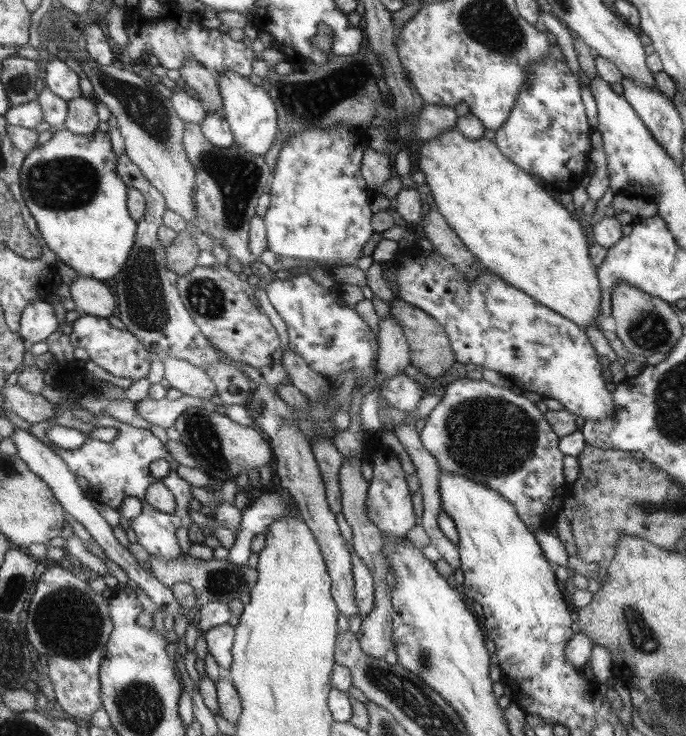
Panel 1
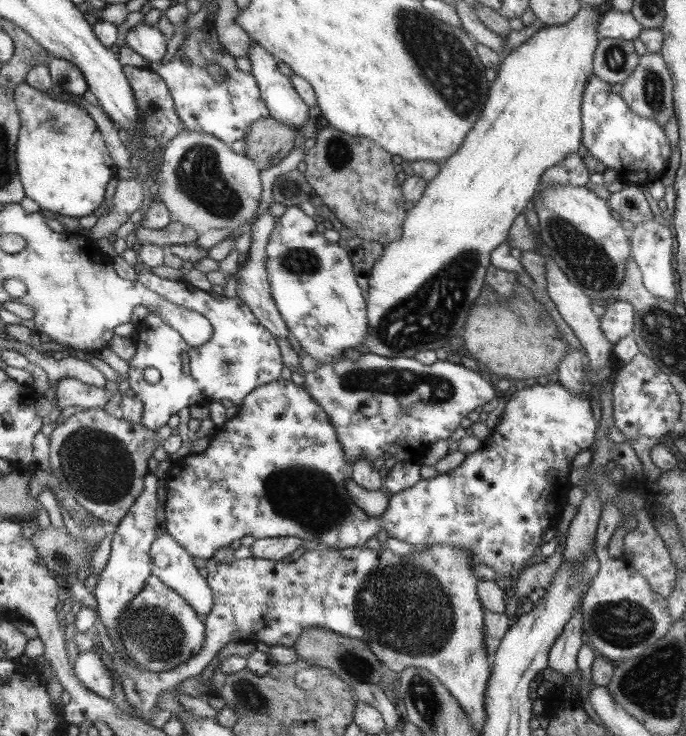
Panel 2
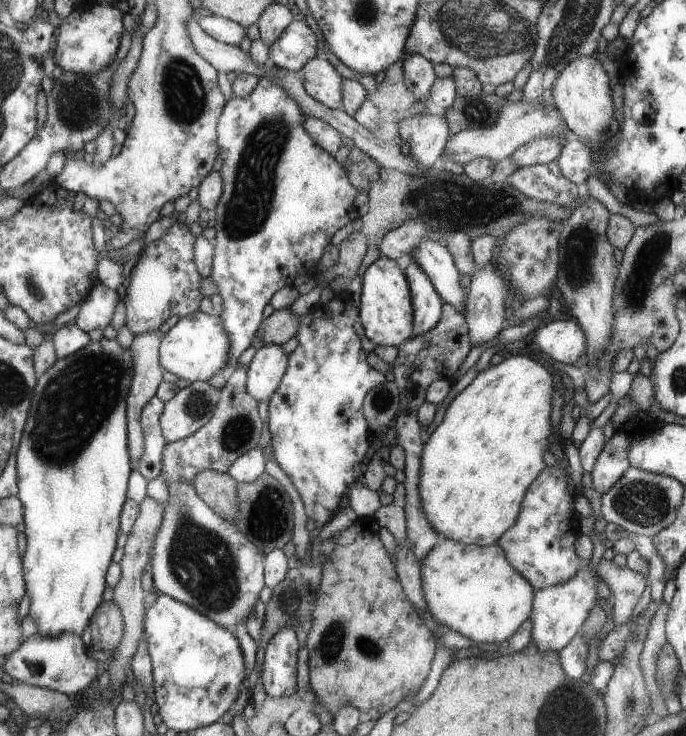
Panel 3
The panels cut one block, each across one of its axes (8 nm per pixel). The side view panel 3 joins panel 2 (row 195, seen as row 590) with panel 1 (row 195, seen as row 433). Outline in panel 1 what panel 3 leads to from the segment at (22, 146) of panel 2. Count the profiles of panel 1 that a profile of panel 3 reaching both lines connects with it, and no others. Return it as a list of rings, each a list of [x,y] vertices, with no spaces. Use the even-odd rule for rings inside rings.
[[[57,130],[42,145],[25,155],[20,166],[20,189],[27,210],[36,220],[41,243],[55,253],[58,260],[79,276],[111,282],[124,268],[136,236],[136,221],[127,207],[128,186],[117,176],[117,152],[113,152],[113,136],[93,130],[91,134],[76,134]]]

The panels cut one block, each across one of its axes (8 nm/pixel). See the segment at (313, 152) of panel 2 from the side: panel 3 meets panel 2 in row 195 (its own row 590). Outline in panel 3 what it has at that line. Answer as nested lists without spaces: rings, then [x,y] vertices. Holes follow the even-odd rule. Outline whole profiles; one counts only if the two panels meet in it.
[[[356,517],[349,526],[343,528],[340,532],[335,532],[331,536],[333,540],[333,550],[329,554],[325,555],[325,563],[321,566],[321,578],[319,586],[317,586],[317,596],[315,596],[315,606],[312,606],[311,612],[311,626],[306,634],[305,647],[308,652],[308,677],[309,687],[313,691],[313,696],[317,702],[326,708],[327,712],[331,716],[335,716],[337,710],[343,708],[353,708],[359,710],[360,714],[368,714],[369,720],[377,720],[381,718],[383,714],[387,714],[389,710],[393,710],[395,706],[405,698],[407,693],[413,689],[417,689],[421,686],[421,682],[425,680],[427,672],[429,672],[429,664],[431,664],[431,658],[433,658],[433,646],[435,646],[435,640],[433,640],[433,634],[429,632],[427,626],[420,619],[417,612],[413,612],[411,608],[411,602],[408,600],[408,596],[401,590],[402,586],[399,586],[398,576],[395,576],[395,570],[393,570],[393,564],[387,556],[387,552],[383,550],[381,542],[379,542],[379,524],[375,517]]]

